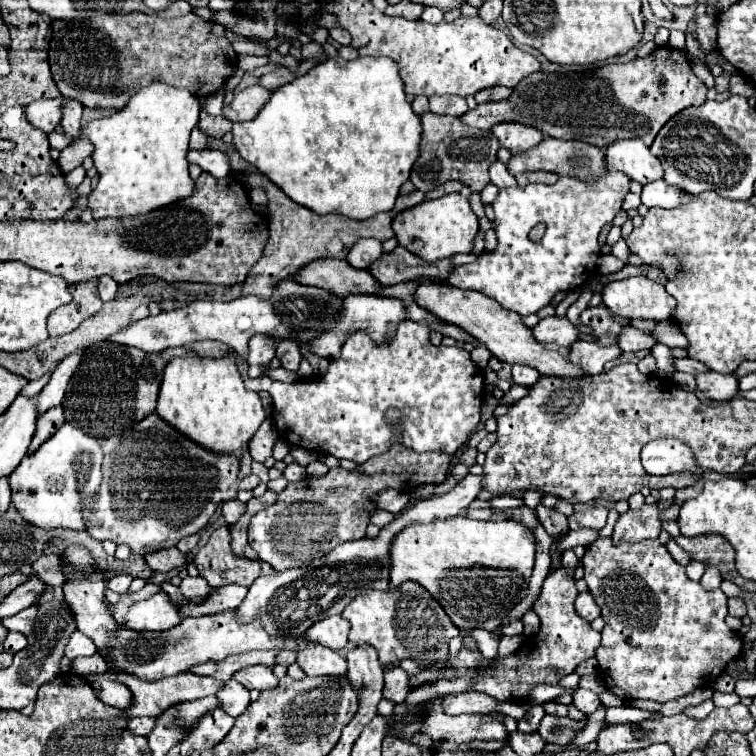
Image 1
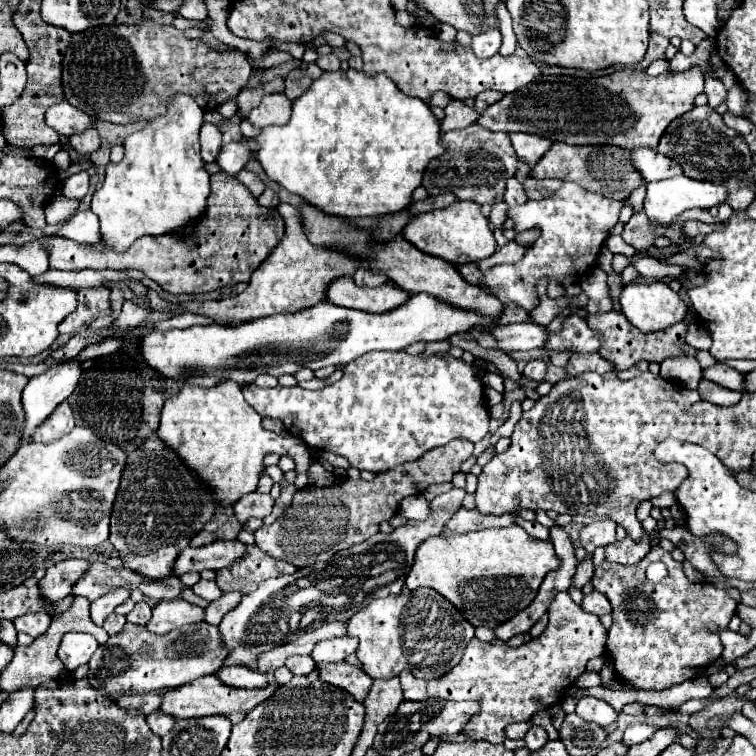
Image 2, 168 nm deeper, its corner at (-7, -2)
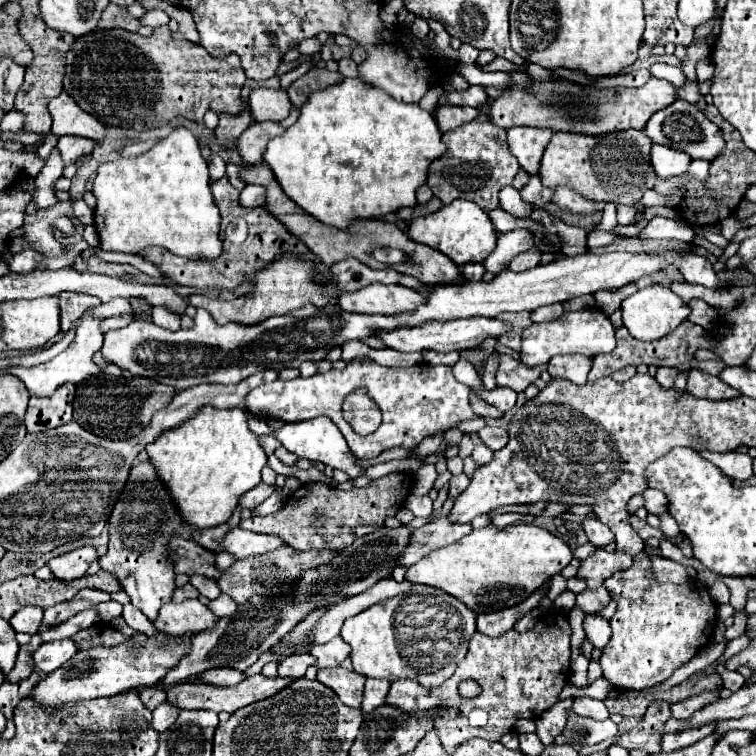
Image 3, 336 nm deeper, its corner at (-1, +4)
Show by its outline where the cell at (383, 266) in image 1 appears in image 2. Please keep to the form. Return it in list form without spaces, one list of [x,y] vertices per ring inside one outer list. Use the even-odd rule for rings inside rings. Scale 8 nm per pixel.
[[[464,263],[464,265],[458,265],[456,267],[458,273],[462,273],[462,277],[468,281],[468,283],[478,283],[478,277],[480,277],[480,269],[476,267],[476,263]]]

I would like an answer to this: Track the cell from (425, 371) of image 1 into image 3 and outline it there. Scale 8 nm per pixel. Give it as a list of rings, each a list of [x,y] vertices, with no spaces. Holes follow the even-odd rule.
[[[358,359],[350,363],[344,371],[332,369],[328,373],[316,373],[312,377],[296,377],[292,381],[272,381],[262,383],[256,387],[248,397],[248,409],[258,417],[276,417],[286,423],[296,423],[304,419],[312,419],[318,415],[330,417],[338,429],[342,431],[344,439],[348,441],[350,451],[358,459],[374,459],[382,451],[392,447],[408,447],[414,449],[424,437],[434,435],[438,431],[448,431],[456,427],[460,421],[472,419],[474,411],[468,401],[470,389],[458,383],[452,375],[452,367],[446,365],[414,365],[406,369],[394,367],[380,367],[372,359]],[[358,387],[366,387],[370,397],[382,409],[382,425],[362,437],[352,431],[352,427],[342,417],[342,401]]]

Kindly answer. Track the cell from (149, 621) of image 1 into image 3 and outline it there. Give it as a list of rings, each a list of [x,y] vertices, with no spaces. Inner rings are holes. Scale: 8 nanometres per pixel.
[[[188,599],[180,605],[166,603],[160,609],[154,627],[168,635],[186,635],[186,633],[196,635],[200,631],[212,629],[216,621],[218,617],[206,605],[202,605],[198,599]]]

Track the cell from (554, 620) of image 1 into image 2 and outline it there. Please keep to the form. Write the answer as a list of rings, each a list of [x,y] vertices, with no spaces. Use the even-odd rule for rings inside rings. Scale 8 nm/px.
[[[568,591],[556,593],[550,609],[550,623],[546,631],[524,643],[522,647],[508,647],[504,643],[482,643],[472,639],[462,655],[462,661],[446,675],[436,679],[418,679],[412,673],[400,673],[404,699],[426,701],[430,697],[452,701],[480,701],[482,709],[476,713],[462,733],[472,739],[484,739],[490,743],[504,741],[504,727],[514,721],[528,721],[534,713],[548,709],[560,701],[564,691],[570,689],[578,675],[586,671],[586,663],[592,657],[602,657],[606,651],[606,629],[598,617],[582,611],[572,601]]]

